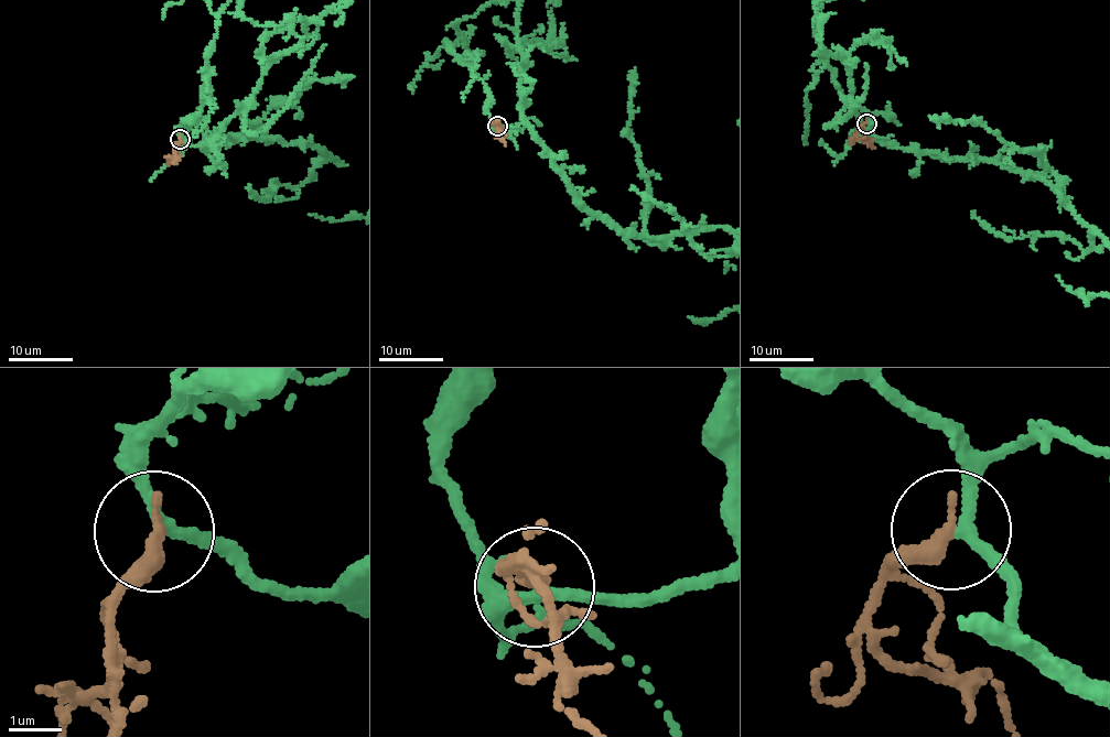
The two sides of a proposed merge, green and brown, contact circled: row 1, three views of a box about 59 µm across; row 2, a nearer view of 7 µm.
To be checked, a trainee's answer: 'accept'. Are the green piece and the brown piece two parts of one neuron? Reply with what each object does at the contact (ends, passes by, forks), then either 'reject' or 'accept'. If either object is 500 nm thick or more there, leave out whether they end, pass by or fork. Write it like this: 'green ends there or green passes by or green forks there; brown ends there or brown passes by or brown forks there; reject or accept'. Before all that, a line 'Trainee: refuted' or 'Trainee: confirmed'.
Trainee: confirmed
green passes by; brown ends there; accept

